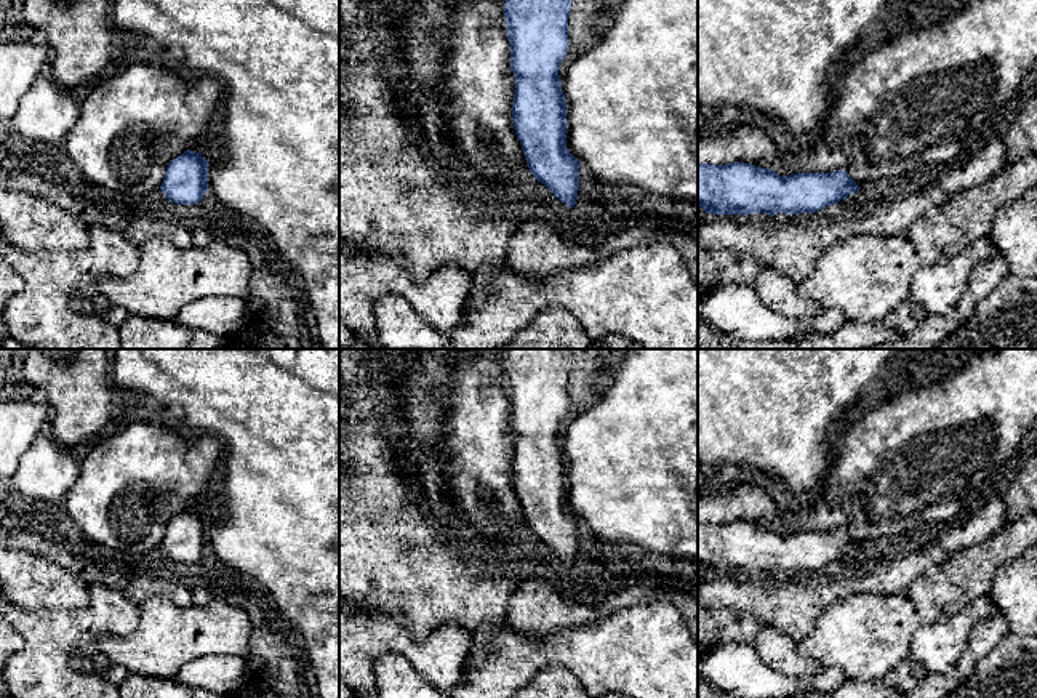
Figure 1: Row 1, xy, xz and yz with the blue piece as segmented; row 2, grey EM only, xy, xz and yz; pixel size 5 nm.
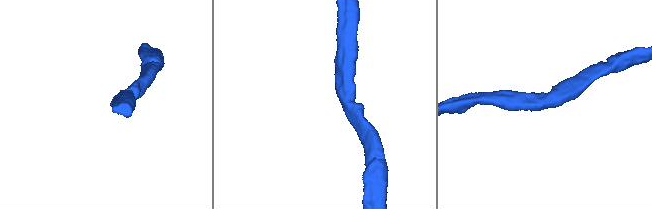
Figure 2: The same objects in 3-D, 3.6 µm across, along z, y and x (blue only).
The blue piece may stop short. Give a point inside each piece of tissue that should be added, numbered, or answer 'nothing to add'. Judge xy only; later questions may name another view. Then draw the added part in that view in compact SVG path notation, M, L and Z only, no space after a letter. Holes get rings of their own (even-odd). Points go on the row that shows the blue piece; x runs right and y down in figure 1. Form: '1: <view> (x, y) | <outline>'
nothing to add

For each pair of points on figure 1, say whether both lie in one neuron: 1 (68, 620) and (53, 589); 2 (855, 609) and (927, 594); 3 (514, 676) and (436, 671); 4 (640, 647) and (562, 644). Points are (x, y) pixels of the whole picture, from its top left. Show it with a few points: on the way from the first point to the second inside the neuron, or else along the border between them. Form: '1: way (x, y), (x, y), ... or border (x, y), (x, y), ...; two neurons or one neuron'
1: border (90, 586), (90, 601), (84, 607), (24, 609); two neurons
2: way (876, 615), (917, 615); one neuron
3: border (463, 668), (456, 681); two neurons
4: way (621, 647), (581, 647); one neuron

